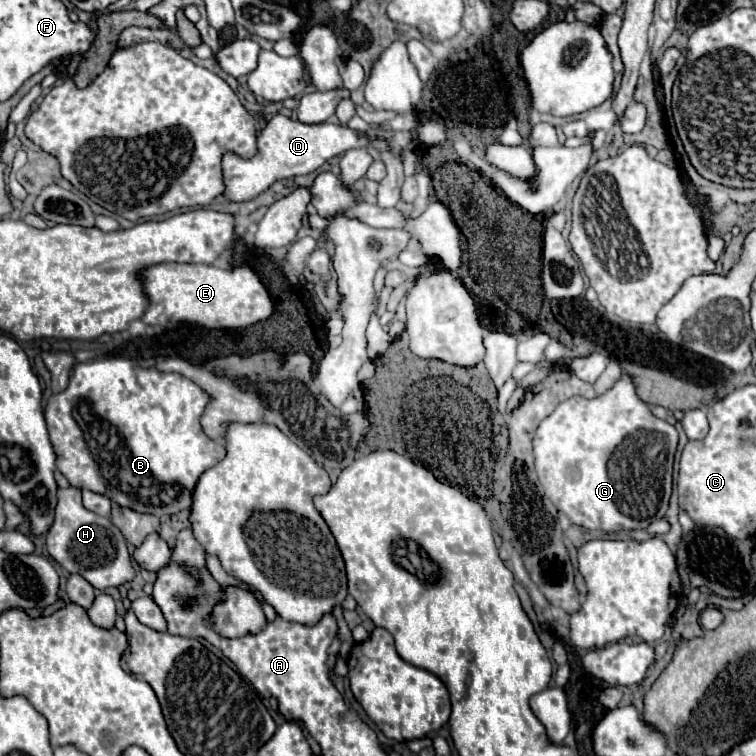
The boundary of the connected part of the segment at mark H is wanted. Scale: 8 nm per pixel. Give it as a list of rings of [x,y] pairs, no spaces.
[[[76,487],[58,489],[58,503],[54,511],[54,523],[46,537],[48,553],[60,563],[68,573],[82,575],[94,589],[120,587],[134,577],[134,567],[126,549],[124,535],[112,525],[110,519],[86,511],[82,505],[82,493]]]

